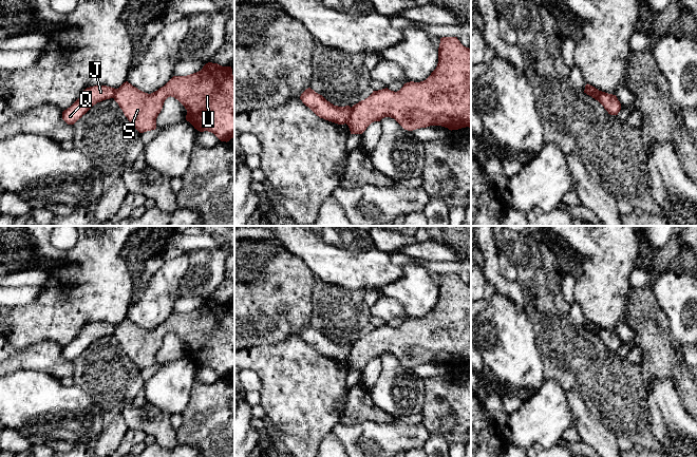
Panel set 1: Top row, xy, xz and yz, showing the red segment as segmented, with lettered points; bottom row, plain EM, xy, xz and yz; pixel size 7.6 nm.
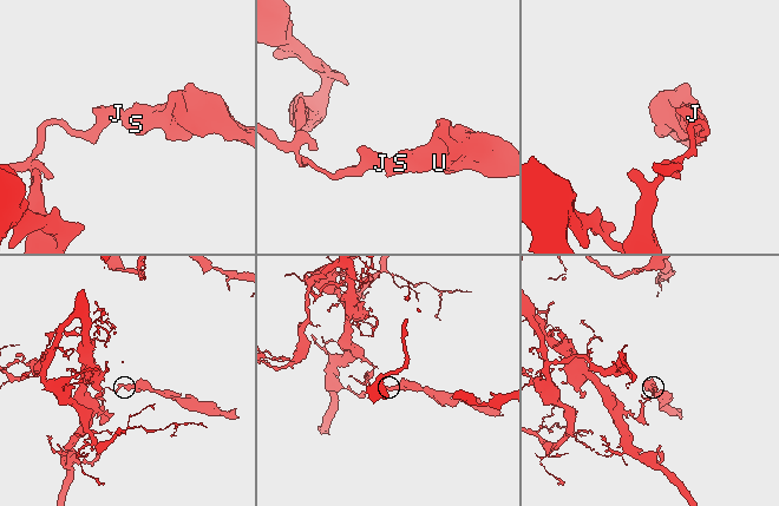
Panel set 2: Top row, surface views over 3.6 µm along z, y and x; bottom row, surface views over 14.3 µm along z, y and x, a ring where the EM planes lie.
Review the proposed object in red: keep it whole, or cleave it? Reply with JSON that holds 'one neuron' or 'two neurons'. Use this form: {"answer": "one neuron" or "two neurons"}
{"answer": "two neurons"}

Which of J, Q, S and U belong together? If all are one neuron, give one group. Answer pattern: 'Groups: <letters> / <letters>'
Groups: J Q / S U

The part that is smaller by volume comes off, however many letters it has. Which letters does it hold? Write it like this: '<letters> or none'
S, U

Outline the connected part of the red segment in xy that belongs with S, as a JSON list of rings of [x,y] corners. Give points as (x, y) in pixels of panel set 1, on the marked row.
[[[208,62],[196,73],[187,76],[173,76],[164,87],[148,94],[124,82],[114,94],[128,120],[139,133],[156,129],[156,118],[168,97],[177,99],[187,110],[186,120],[200,132],[213,133],[221,141],[234,137],[234,76],[231,66]]]

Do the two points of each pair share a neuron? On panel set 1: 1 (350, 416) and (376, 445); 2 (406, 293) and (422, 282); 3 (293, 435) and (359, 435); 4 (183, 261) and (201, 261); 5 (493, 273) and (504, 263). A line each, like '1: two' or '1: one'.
1: two
2: one
3: two
4: two
5: two

